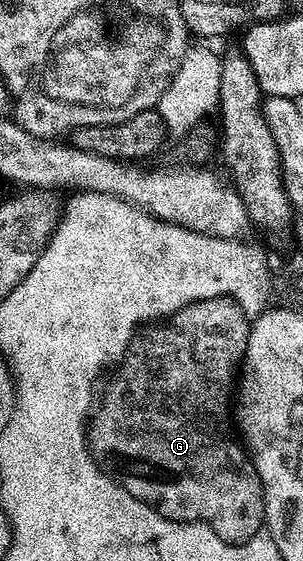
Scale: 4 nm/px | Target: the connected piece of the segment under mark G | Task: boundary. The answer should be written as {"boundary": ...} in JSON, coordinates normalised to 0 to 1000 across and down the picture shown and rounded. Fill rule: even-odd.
{"boundary":[[[752,526],[677,529],[611,544],[604,551],[584,551],[564,565],[551,567],[545,579],[554,581],[518,590],[515,602],[413,654],[409,667],[373,683],[370,722],[383,727],[383,743],[337,752],[333,758],[310,759],[307,765],[300,759],[297,765],[304,816],[314,818],[340,843],[353,843],[406,872],[429,875],[429,882],[442,882],[495,906],[518,907],[538,922],[558,922],[568,929],[667,929],[677,936],[693,938],[736,964],[756,964],[766,971],[822,964],[838,952],[861,948],[878,936],[871,925],[871,872],[858,865],[858,848],[832,825],[828,813],[812,806],[809,795],[772,777],[772,758],[759,749],[759,709],[769,706],[772,681],[782,677],[785,660],[795,656],[805,627],[818,617],[825,565],[815,565],[815,561],[822,563],[809,545]]]}

